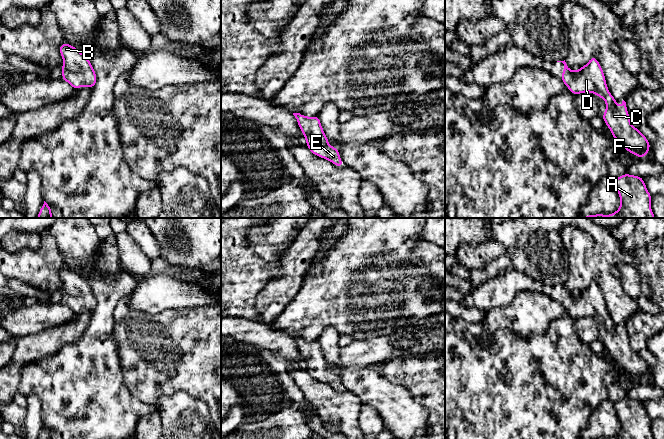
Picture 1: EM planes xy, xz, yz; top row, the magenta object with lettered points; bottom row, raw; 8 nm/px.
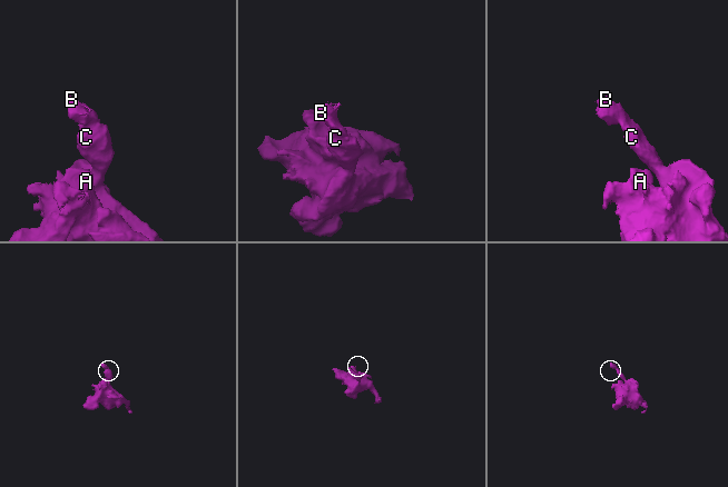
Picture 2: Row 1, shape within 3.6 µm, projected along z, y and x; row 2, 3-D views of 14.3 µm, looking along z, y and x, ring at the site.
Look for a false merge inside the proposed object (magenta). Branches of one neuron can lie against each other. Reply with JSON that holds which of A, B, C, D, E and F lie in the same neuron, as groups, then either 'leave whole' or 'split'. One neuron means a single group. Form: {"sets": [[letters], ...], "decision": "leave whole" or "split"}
{"sets": [["A", "B", "C", "D", "E", "F"]], "decision": "leave whole"}

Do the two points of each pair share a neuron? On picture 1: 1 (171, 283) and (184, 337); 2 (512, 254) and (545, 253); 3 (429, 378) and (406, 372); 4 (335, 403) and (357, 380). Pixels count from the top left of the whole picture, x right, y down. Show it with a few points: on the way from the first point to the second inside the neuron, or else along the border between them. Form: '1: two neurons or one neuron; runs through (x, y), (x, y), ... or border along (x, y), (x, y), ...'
1: two neurons; border along (178, 308), (173, 310)
2: one neuron; runs through (520, 254), (537, 254)
3: one neuron; runs through (423, 378), (419, 374), (412, 372)
4: two neurons; border along (346, 389), (353, 393), (362, 404)

